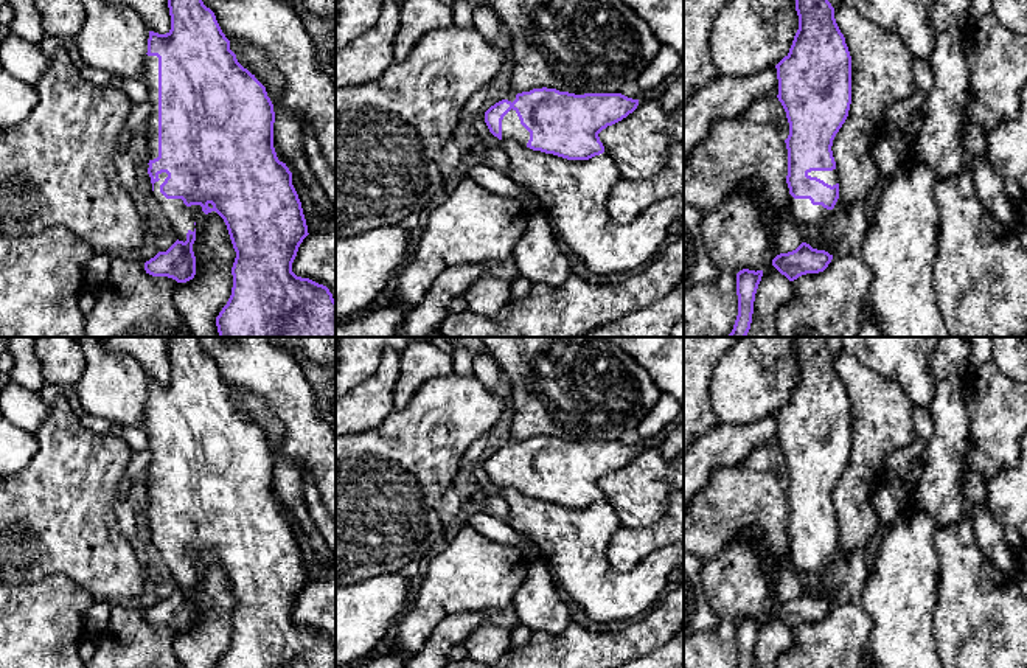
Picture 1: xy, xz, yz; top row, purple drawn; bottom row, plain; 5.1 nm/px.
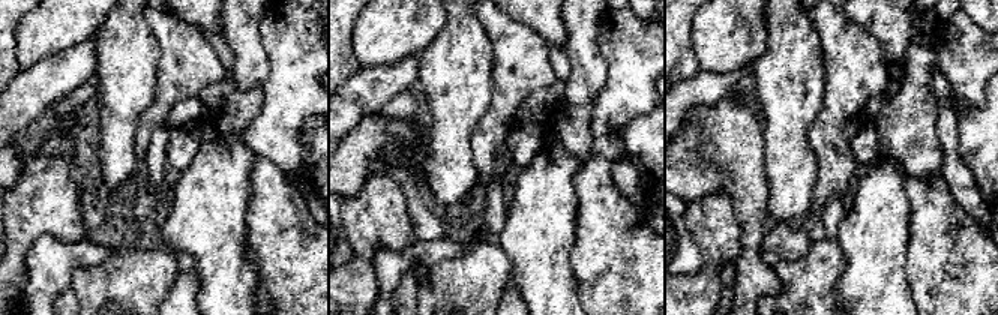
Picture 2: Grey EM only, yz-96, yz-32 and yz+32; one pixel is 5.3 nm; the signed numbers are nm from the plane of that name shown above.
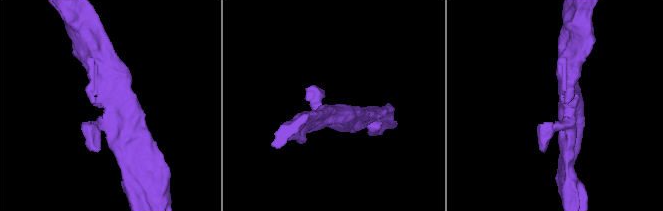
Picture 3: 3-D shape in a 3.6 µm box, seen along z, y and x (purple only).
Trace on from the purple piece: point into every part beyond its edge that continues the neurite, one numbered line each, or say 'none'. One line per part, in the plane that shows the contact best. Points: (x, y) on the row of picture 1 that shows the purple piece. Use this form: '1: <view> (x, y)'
1: xy (149, 75)

